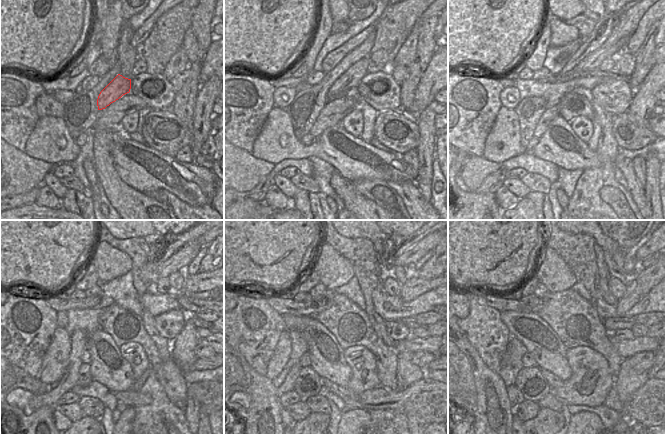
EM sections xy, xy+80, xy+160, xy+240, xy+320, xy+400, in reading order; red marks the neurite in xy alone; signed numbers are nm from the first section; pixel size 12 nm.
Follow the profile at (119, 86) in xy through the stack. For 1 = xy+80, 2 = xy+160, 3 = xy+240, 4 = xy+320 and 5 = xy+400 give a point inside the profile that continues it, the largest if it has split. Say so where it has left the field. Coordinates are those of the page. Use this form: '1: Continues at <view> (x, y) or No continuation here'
1: Continues at xy+80 (347, 83)
2: Continues at xy+160 (592, 61)
3: Continues at xy+240 (183, 257)
4: Continues at xy+320 (413, 255)
5: Continues at xy+400 (651, 245)

